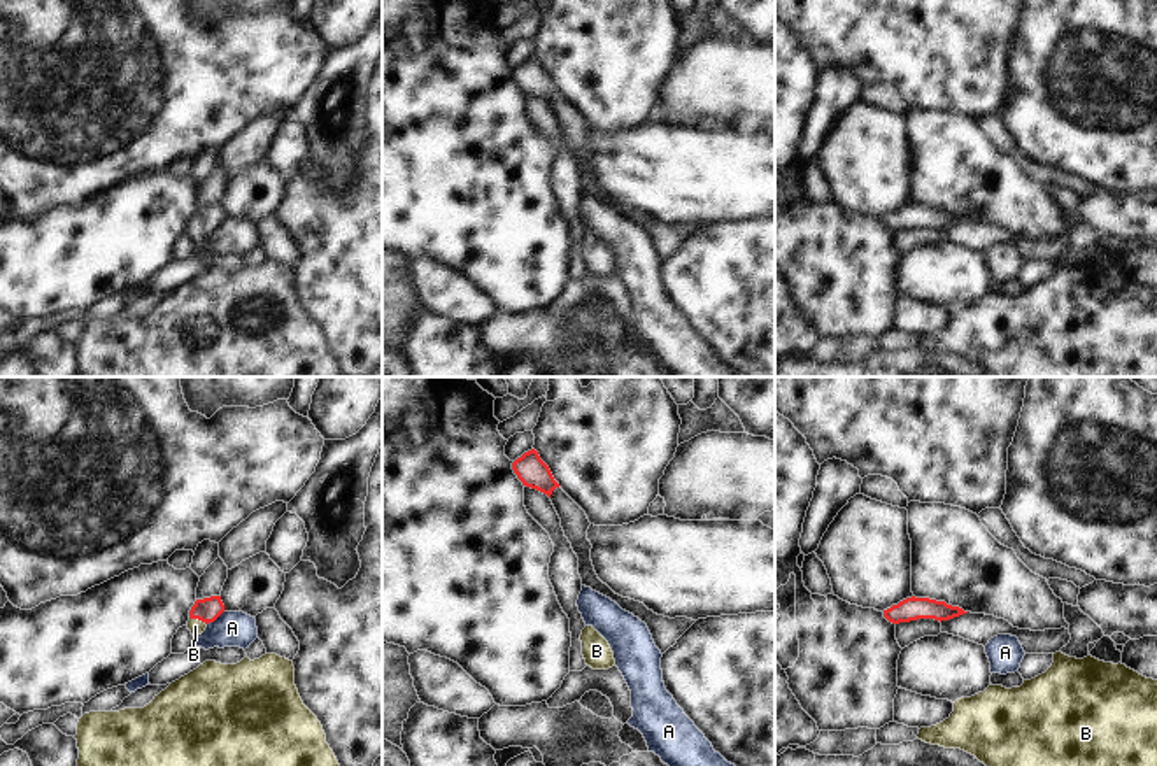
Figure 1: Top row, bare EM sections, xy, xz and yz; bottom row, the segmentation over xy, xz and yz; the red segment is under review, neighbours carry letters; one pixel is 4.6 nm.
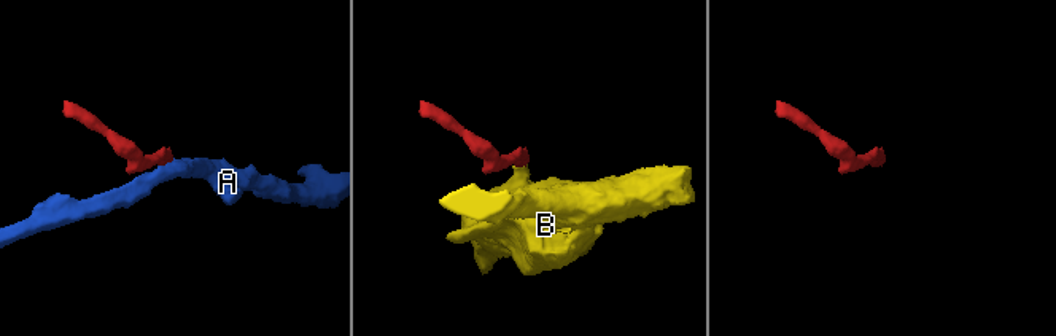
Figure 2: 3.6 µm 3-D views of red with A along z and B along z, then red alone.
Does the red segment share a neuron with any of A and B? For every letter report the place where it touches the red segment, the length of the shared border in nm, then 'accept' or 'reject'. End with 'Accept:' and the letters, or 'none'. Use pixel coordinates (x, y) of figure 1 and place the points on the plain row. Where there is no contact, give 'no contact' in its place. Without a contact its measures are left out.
A: xy (214, 226) | 100 nm | reject
B: xy (198, 226) | 90 nm | accept
Accept: B

